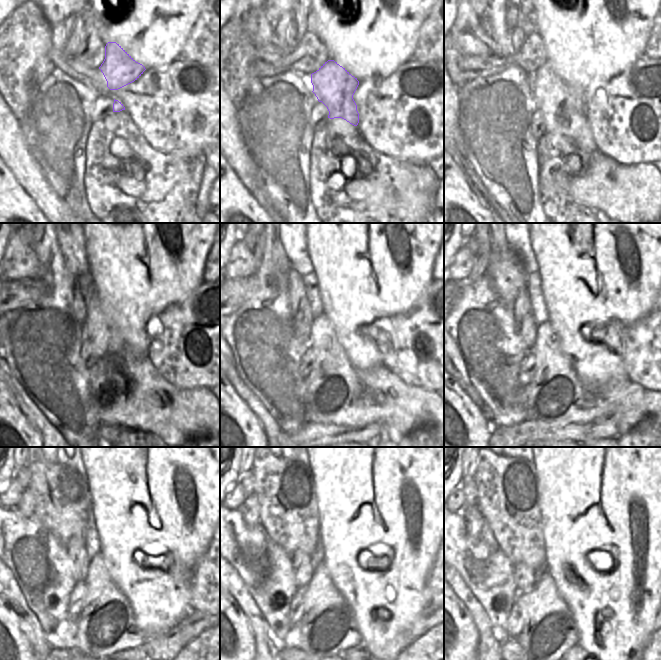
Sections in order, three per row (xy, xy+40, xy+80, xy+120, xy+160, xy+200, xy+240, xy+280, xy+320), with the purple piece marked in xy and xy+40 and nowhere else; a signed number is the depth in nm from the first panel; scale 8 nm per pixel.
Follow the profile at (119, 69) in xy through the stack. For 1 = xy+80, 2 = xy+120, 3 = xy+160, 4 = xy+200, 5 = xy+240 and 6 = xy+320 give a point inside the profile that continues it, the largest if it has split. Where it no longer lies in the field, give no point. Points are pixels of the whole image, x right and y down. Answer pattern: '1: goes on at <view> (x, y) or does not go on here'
1: goes on at xy+80 (562, 106)
2: goes on at xy+120 (111, 384)
3: goes on at xy+160 (332, 384)
4: goes on at xy+200 (553, 392)
5: goes on at xy+240 (106, 613)
6: goes on at xy+320 (548, 622)

